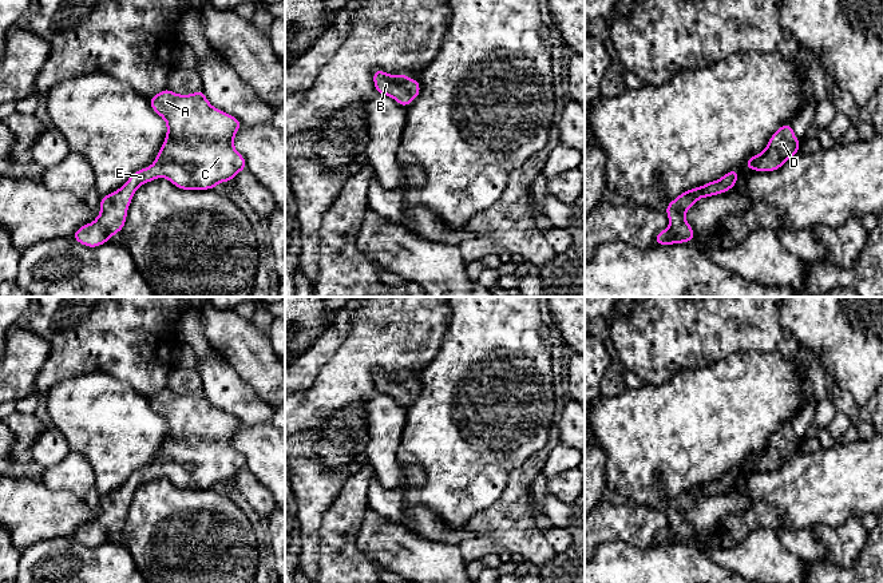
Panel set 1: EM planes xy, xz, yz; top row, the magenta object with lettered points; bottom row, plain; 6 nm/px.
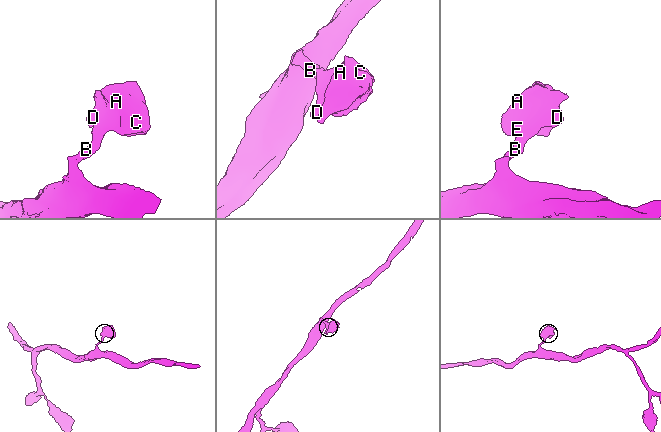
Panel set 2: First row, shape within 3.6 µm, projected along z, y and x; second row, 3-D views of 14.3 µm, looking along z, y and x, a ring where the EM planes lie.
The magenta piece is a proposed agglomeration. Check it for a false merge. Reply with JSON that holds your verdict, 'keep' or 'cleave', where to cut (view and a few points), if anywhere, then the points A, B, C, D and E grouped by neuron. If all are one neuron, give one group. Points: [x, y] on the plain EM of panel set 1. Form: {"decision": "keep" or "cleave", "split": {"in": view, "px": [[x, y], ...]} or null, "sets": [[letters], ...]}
{"decision": "keep", "split": null, "sets": [["A", "B", "C", "D", "E"]]}

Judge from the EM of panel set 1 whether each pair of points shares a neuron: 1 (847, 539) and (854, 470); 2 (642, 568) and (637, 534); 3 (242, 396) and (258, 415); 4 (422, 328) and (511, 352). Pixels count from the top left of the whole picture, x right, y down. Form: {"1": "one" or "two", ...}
{"1": "two", "2": "two", "3": "one", "4": "two"}

